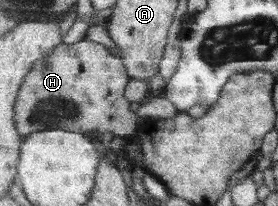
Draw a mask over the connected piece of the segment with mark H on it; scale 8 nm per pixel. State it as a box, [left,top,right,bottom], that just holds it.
[16,39,138,138]

